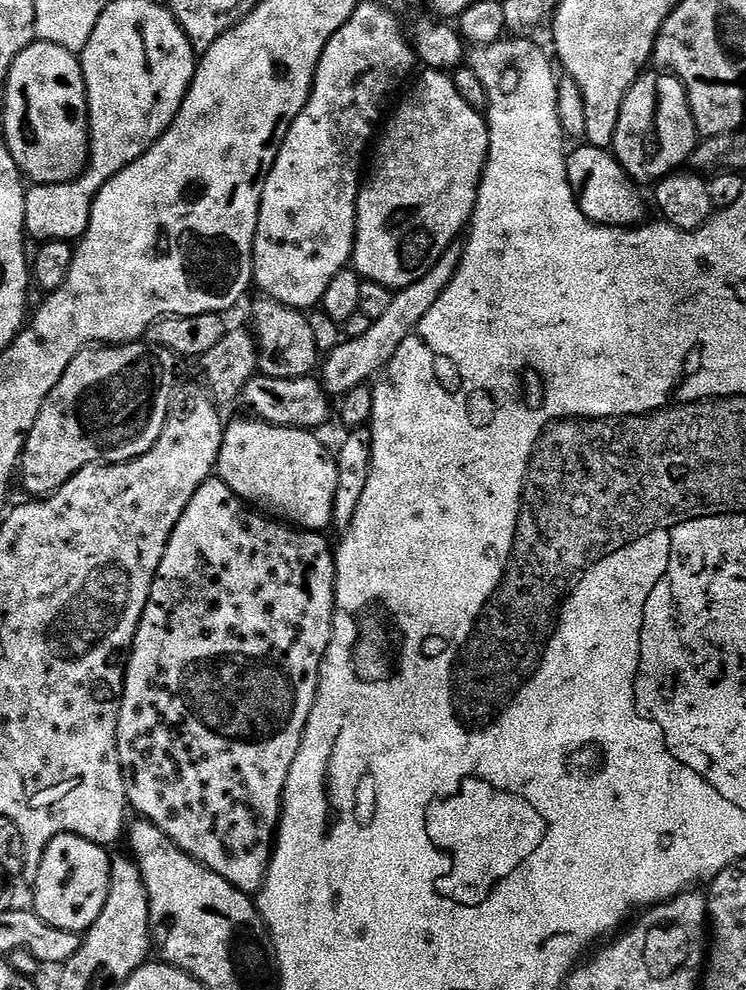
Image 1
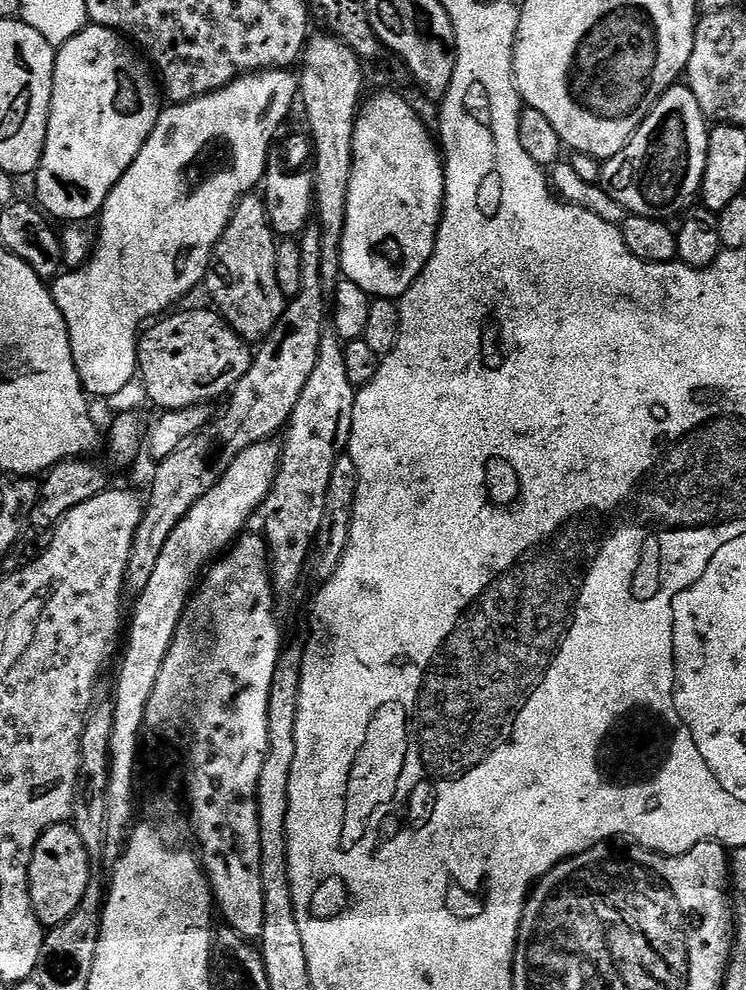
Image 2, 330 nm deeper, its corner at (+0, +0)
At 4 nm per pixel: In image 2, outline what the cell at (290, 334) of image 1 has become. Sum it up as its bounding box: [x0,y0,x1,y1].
[202,194,286,342]

